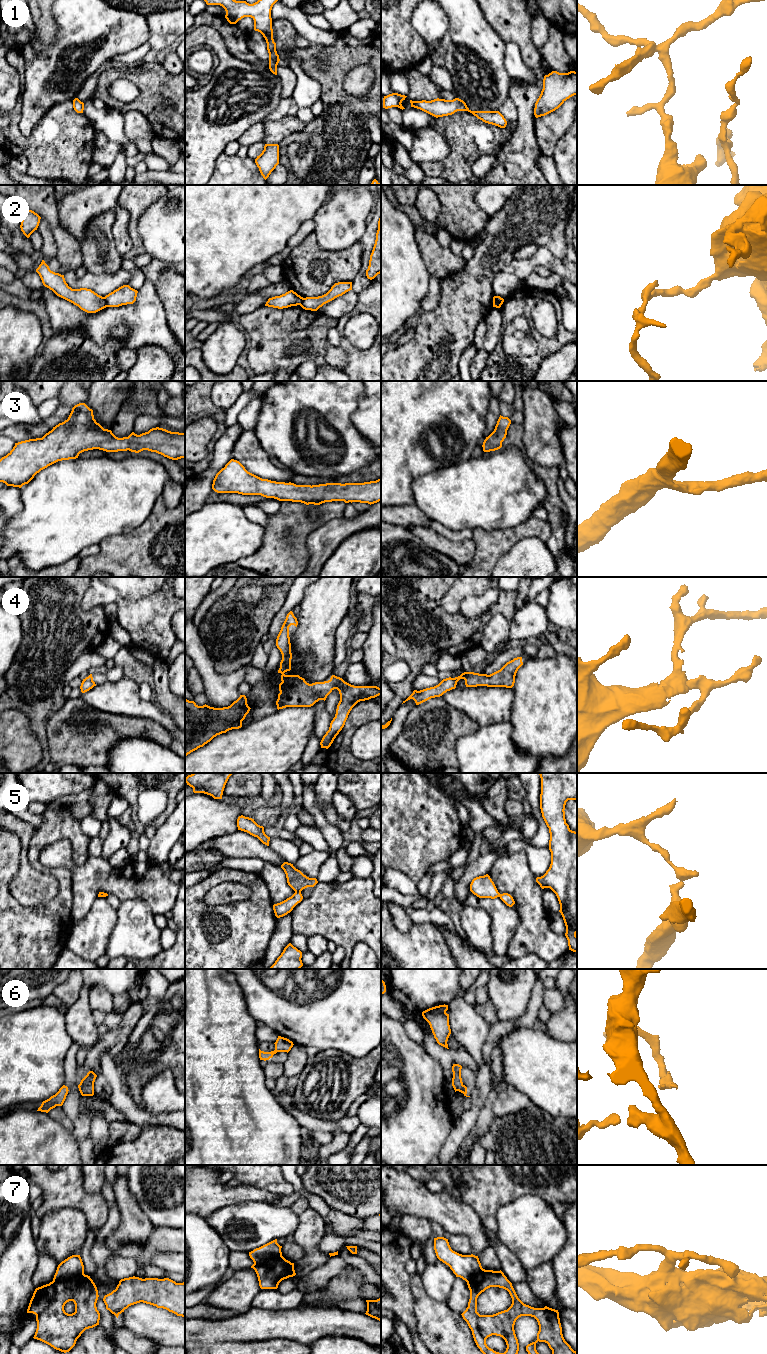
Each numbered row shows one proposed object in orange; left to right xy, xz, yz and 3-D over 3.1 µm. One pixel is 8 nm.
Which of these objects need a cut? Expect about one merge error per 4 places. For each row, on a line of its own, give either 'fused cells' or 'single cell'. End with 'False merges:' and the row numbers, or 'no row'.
1: single cell
2: fused cells
3: single cell
4: single cell
5: fused cells
6: fused cells
7: fused cells
False merges: 2, 5, 6, 7

